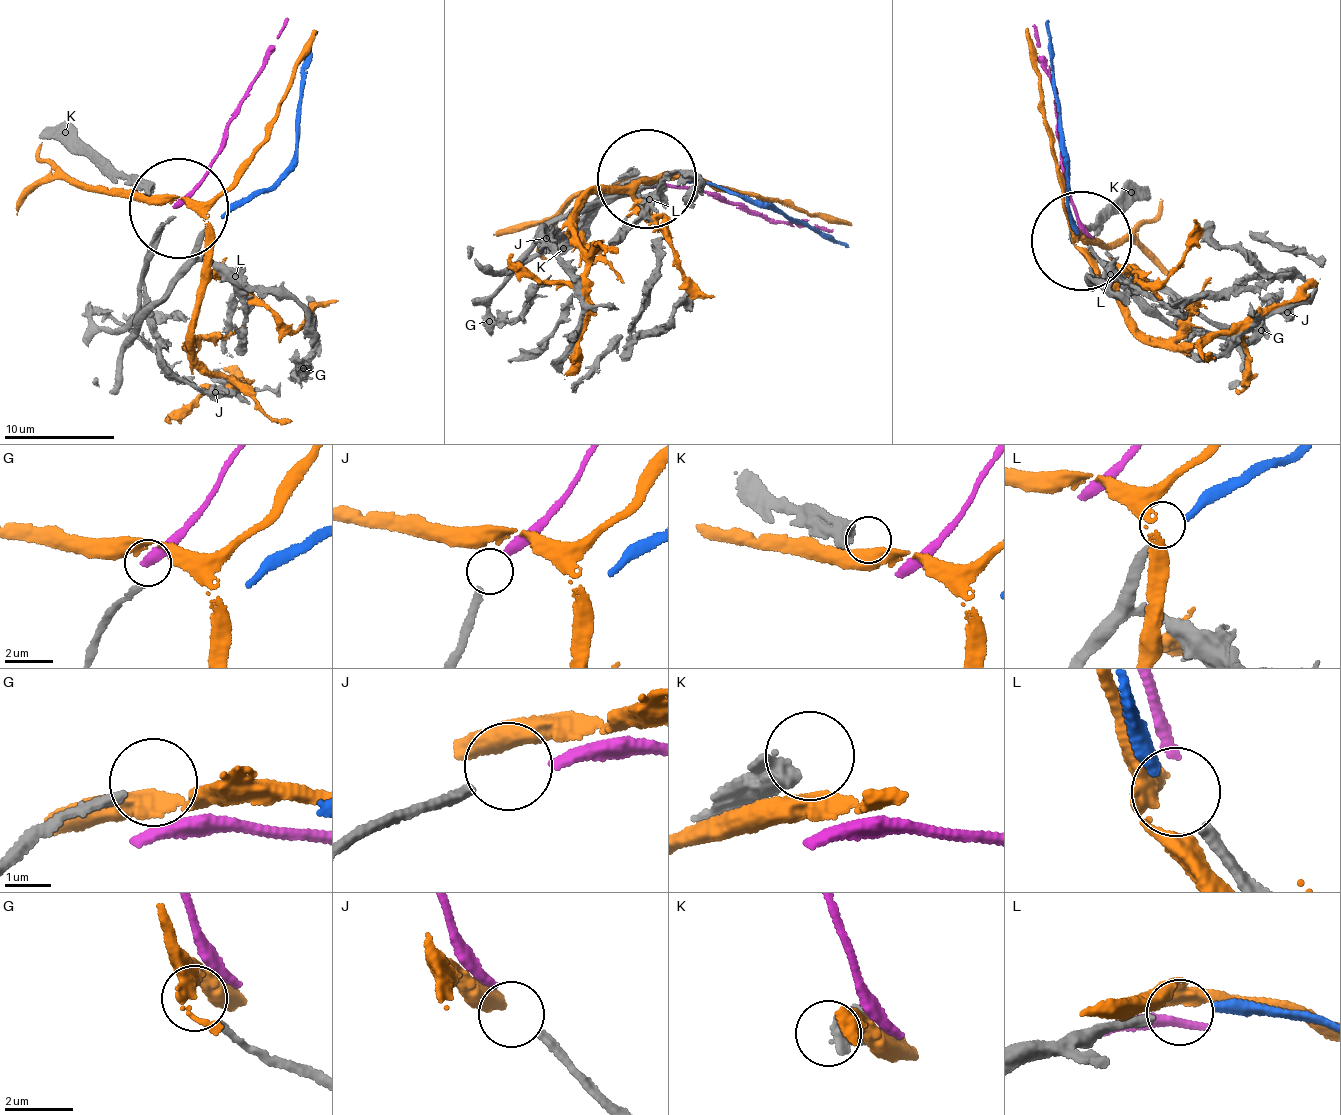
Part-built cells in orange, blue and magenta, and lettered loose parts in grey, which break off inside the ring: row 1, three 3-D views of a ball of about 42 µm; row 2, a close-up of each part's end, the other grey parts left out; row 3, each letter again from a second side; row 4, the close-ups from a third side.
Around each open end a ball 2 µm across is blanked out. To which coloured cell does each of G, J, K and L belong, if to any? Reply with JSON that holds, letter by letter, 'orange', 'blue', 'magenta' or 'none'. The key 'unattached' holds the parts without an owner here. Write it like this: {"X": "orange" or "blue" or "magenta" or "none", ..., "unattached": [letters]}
{"G": "none", "J": "magenta", "K": "none", "L": "blue", "unattached": ["G", "K"]}

